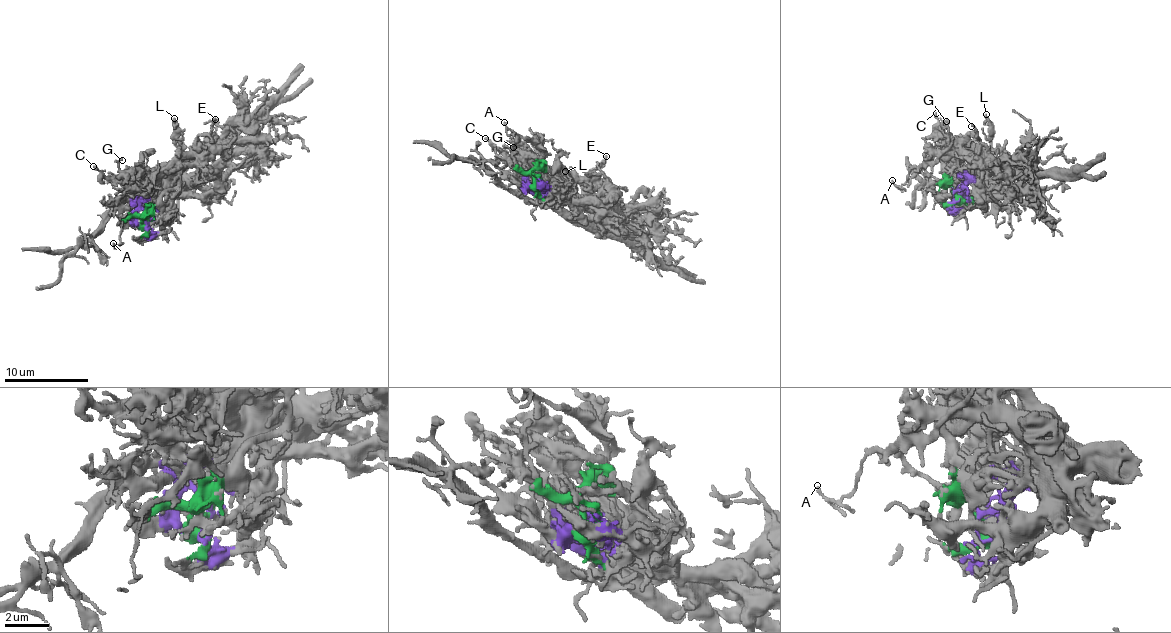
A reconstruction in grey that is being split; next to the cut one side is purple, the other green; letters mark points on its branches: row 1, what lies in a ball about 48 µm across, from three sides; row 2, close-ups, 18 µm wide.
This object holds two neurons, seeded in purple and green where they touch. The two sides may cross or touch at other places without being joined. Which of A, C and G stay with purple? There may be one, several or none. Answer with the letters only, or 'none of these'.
C, G

